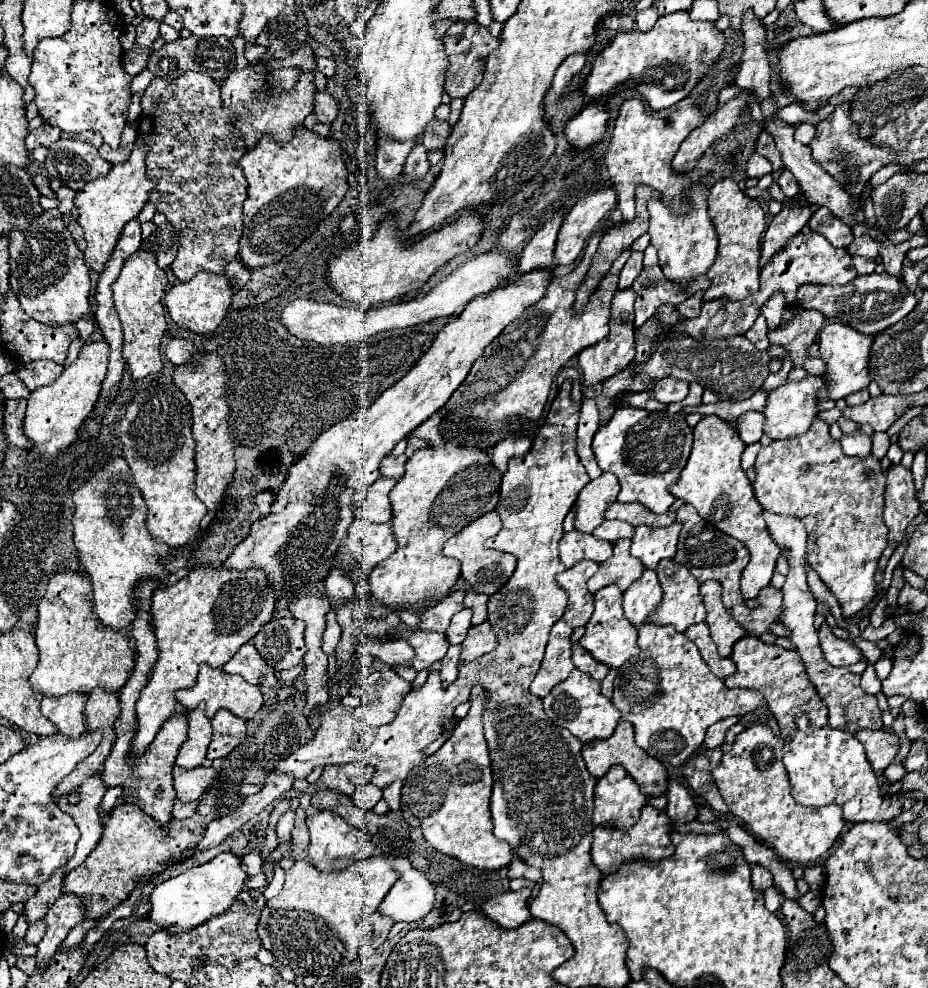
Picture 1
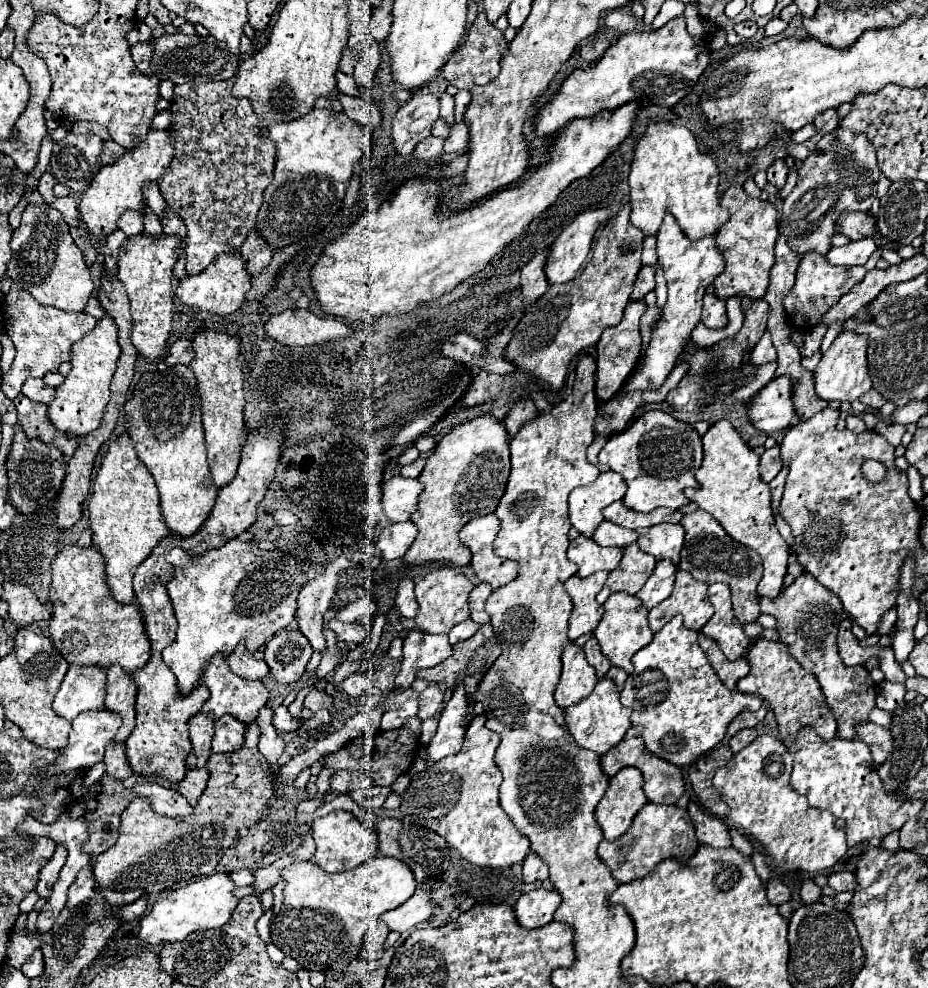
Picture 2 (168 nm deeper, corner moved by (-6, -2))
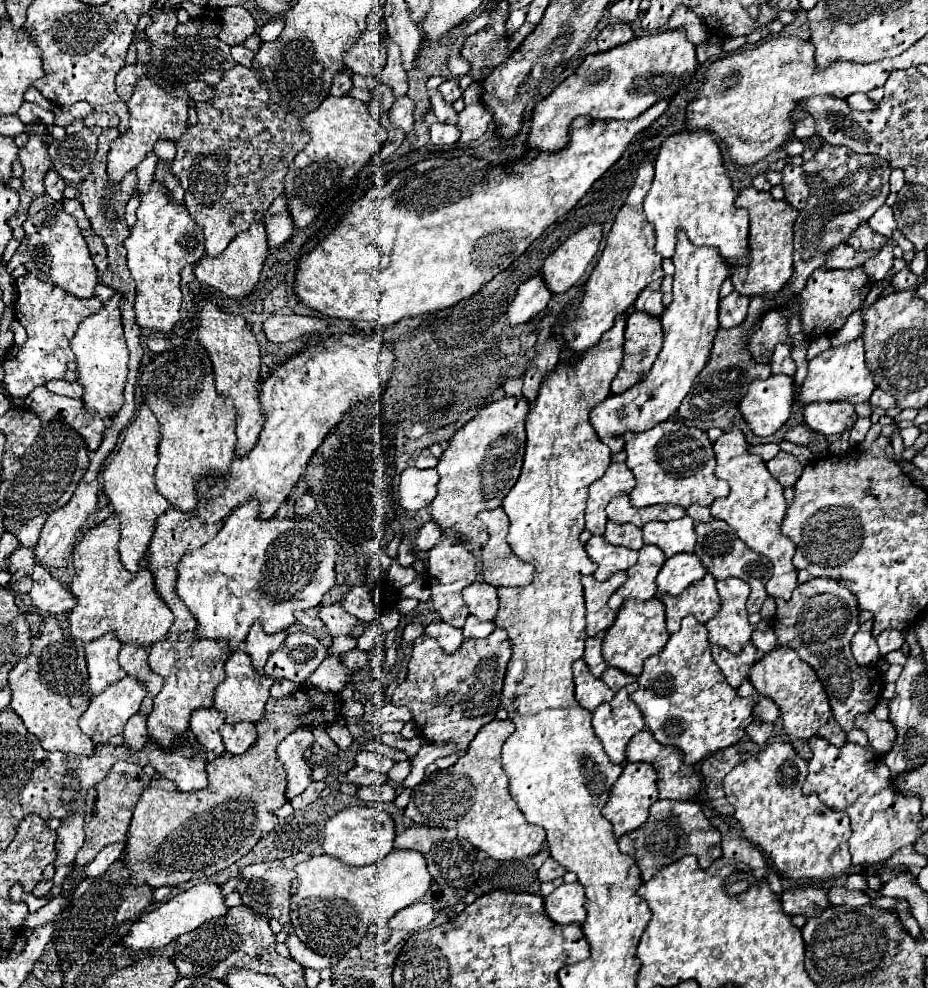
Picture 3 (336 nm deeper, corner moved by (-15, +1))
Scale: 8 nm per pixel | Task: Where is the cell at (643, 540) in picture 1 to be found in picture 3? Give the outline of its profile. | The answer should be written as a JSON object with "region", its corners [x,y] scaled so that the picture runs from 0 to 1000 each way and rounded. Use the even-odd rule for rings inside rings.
{"region":[[[738,522],[723,528],[697,528],[693,532],[693,547],[695,551],[710,553],[719,565],[734,559],[747,559],[751,549],[747,524]]]}

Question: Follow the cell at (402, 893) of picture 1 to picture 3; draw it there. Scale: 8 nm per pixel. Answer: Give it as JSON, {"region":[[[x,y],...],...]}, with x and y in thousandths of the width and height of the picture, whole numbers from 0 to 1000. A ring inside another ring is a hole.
{"region":[[[447,913],[443,915],[439,921],[428,923],[421,931],[419,931],[419,939],[421,941],[436,941],[436,943],[449,943],[452,939],[458,939],[467,933],[469,929],[469,921],[462,915],[456,913]]]}

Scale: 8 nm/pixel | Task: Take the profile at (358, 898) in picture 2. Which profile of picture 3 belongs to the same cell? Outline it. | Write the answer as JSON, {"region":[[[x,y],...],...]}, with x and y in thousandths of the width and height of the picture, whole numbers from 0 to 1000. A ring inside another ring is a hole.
{"region":[[[423,860],[413,870],[398,877],[389,877],[389,879],[378,879],[365,872],[363,868],[348,864],[320,874],[318,883],[320,883],[320,889],[314,895],[314,903],[316,903],[314,937],[324,953],[329,953],[335,962],[344,962],[344,966],[350,966],[350,968],[365,968],[387,957],[389,949],[393,947],[393,933],[408,935],[419,931],[432,919],[439,919],[441,915],[452,911],[464,897],[464,885],[460,883],[460,872],[456,864],[445,860]]]}

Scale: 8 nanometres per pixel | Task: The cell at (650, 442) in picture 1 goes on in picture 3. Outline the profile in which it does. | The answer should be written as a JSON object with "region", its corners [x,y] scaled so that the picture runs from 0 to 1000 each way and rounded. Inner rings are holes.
{"region":[[[717,425],[710,431],[697,435],[697,437],[676,437],[673,439],[673,460],[676,466],[673,470],[680,474],[680,478],[686,484],[686,492],[682,494],[678,506],[680,512],[684,514],[695,514],[695,512],[706,512],[706,510],[727,510],[727,512],[766,512],[770,504],[781,504],[786,500],[786,492],[779,486],[773,486],[768,476],[770,476],[770,460],[768,460],[768,449],[764,447],[762,439],[755,437],[753,433],[742,433],[725,425]]]}

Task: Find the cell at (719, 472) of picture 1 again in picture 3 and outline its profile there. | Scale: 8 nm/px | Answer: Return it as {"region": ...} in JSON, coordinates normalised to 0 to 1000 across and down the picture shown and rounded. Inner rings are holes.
{"region":[[[796,433],[777,439],[777,443],[768,449],[768,455],[773,464],[770,482],[788,492],[788,500],[783,504],[775,504],[768,508],[766,512],[768,524],[781,526],[809,557],[831,567],[833,583],[827,589],[827,601],[831,605],[850,607],[855,597],[859,595],[859,575],[855,573],[857,551],[842,540],[842,528],[848,516],[844,492],[829,480],[820,464],[814,464],[811,460],[805,457],[805,447]]]}

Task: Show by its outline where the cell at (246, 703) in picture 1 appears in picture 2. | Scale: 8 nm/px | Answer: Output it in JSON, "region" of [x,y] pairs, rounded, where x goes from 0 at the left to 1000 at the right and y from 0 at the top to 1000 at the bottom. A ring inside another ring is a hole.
{"region":[[[231,663],[220,673],[216,691],[226,699],[226,707],[220,712],[218,722],[228,722],[231,728],[237,728],[241,722],[246,722],[246,724],[252,724],[256,730],[269,734],[278,726],[278,720],[282,716],[287,716],[287,712],[289,712],[289,697],[284,695],[284,691],[282,689],[265,689],[265,687],[252,683],[246,677],[244,667],[239,663]]]}

